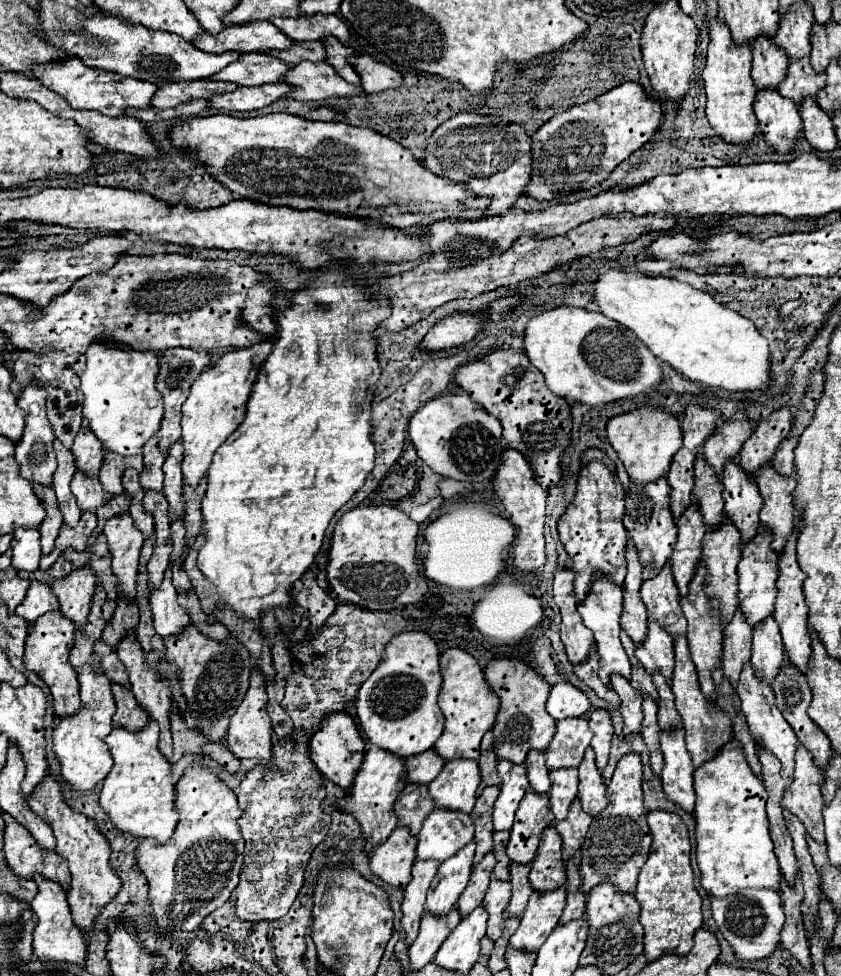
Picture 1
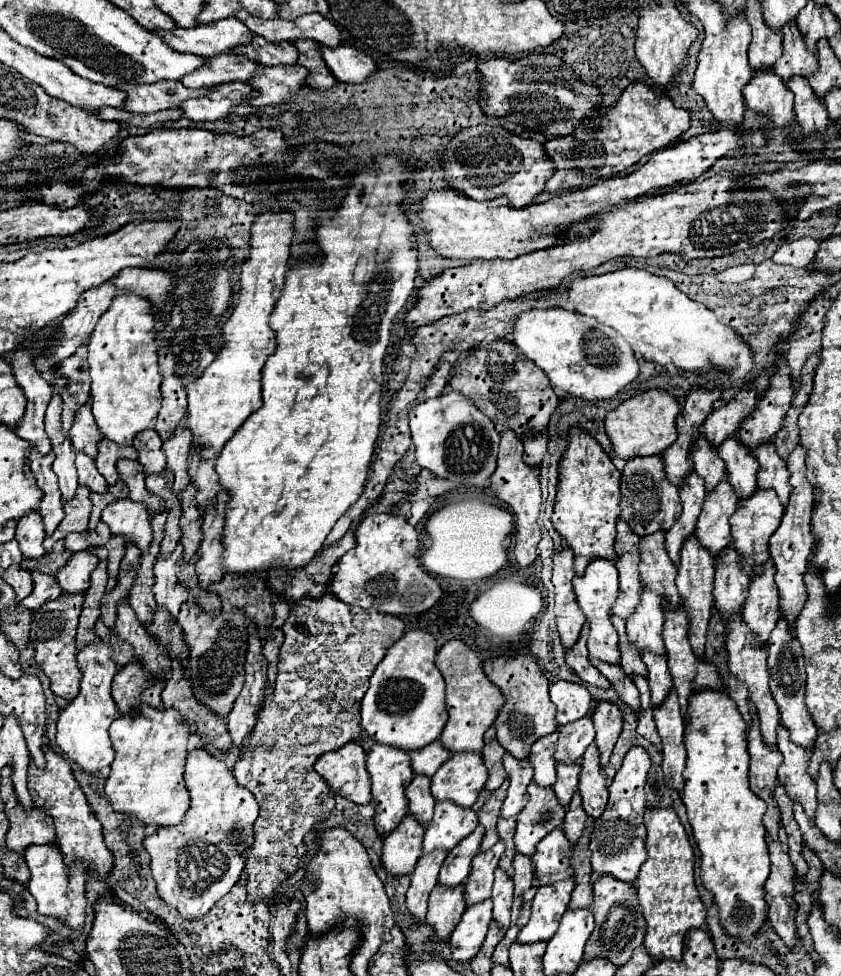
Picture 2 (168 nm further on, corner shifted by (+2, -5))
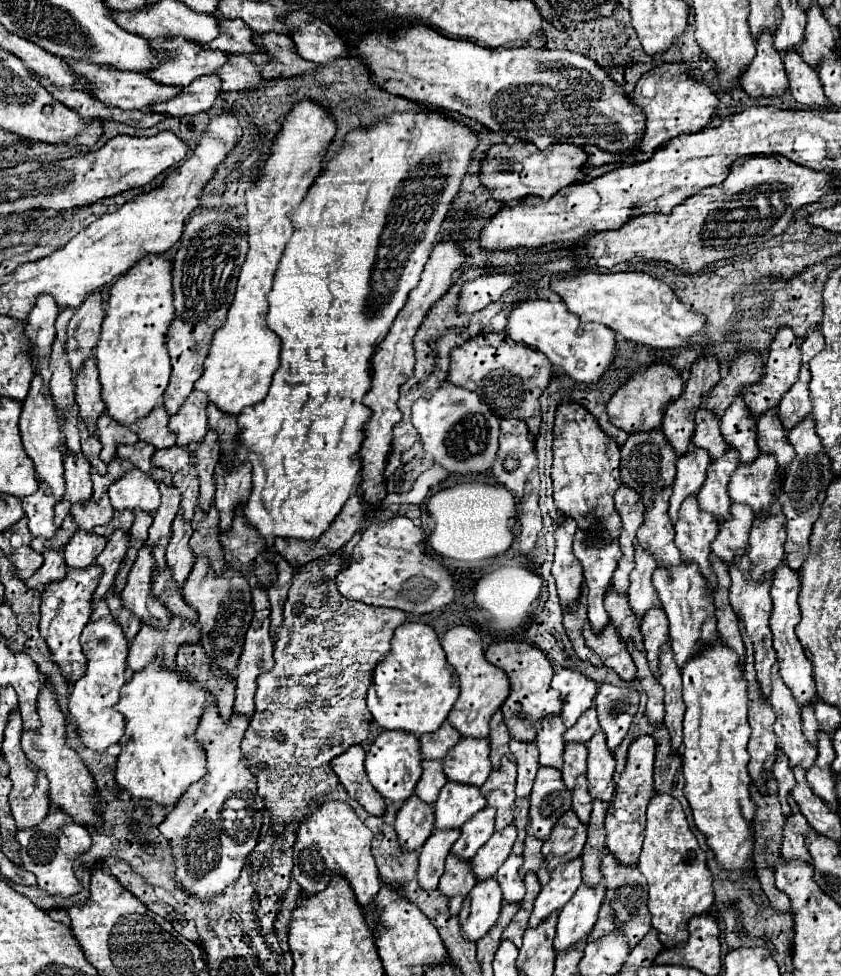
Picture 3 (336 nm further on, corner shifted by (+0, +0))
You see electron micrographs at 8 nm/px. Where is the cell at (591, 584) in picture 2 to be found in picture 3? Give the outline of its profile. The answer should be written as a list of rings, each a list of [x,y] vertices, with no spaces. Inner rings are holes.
[[[578,531],[574,537],[574,555],[584,569],[584,581],[588,587],[588,619],[596,633],[602,633],[610,623],[608,613],[604,611],[604,595],[610,589],[610,581],[614,569],[618,567],[618,559],[622,557],[618,543],[610,545],[584,545],[586,533]]]

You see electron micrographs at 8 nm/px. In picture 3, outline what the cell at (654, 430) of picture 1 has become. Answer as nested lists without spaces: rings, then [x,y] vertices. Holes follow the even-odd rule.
[[[666,363],[650,365],[646,371],[638,371],[636,375],[632,375],[630,381],[612,395],[612,399],[606,405],[610,423],[630,435],[660,429],[664,411],[668,409],[670,403],[674,403],[682,395],[682,391],[684,391],[684,383],[678,371],[674,371]]]

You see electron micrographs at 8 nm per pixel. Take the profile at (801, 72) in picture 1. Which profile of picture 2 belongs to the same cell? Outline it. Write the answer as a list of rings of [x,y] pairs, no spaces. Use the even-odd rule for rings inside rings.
[[[788,22],[782,28],[784,40],[782,40],[782,56],[776,60],[776,64],[772,66],[772,70],[776,74],[780,74],[780,78],[786,82],[790,80],[794,74],[800,76],[808,76],[812,74],[812,70],[816,70],[816,62],[818,58],[808,52],[806,44],[804,44],[804,36],[800,34],[796,22]]]

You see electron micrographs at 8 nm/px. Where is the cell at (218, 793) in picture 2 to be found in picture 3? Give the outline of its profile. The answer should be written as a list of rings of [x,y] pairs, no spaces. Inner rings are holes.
[[[210,703],[196,729],[196,739],[206,753],[206,775],[192,785],[182,801],[158,825],[168,839],[176,861],[176,885],[198,899],[214,899],[240,877],[248,853],[256,847],[262,827],[264,803],[256,793],[256,777],[240,761],[240,741],[248,727],[246,717],[222,721]]]

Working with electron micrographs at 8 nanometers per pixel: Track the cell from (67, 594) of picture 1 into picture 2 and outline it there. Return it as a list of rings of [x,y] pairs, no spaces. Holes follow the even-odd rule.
[[[92,550],[74,552],[72,558],[56,572],[56,578],[62,590],[70,594],[86,592],[90,586],[90,574],[96,568],[96,564],[98,564],[98,558]]]

